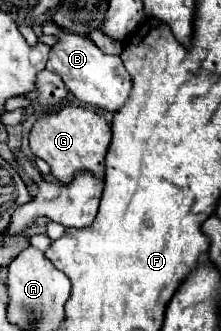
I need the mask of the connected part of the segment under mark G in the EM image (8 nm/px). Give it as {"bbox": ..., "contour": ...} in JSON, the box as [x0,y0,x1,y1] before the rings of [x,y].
{"bbox":[30,104,112,184],"contour":[[[68,104],[34,122],[30,132],[30,150],[34,156],[50,164],[52,174],[58,182],[68,184],[76,170],[90,170],[98,178],[104,178],[104,158],[110,138],[112,138],[110,124],[100,112]]]}

